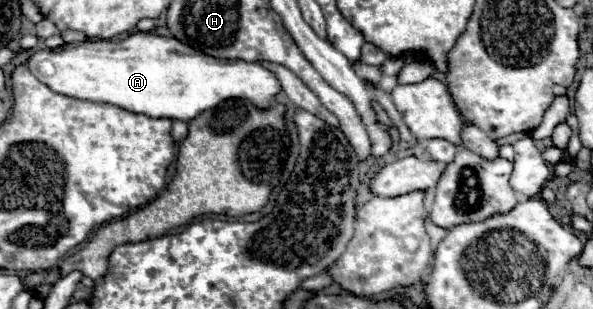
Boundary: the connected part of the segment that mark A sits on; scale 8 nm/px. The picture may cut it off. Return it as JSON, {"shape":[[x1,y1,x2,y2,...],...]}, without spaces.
{"shape":[[130,32,124,40,84,40,62,44,58,48,44,48,30,56,28,68,42,84,58,94,78,100,114,104,128,112,144,114,150,118,176,118,186,122,200,112,214,108,226,98,248,98,258,108,268,108,280,90,276,76,256,62,212,58,204,52,198,52,196,48,190,48,188,44,182,44,174,36,168,38,152,32]]}

